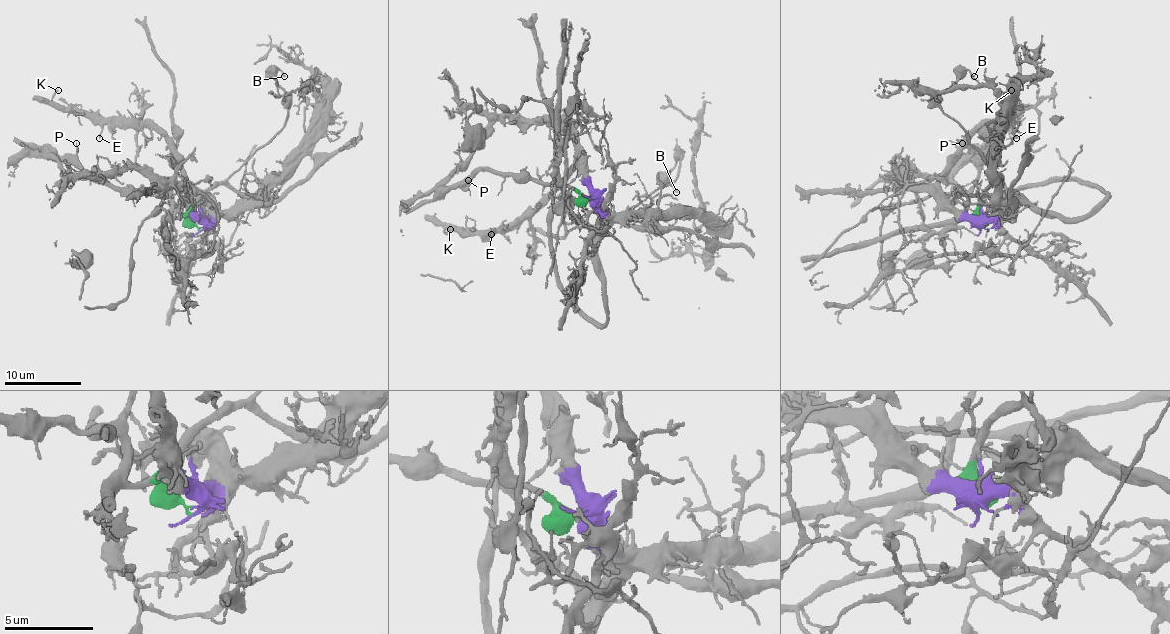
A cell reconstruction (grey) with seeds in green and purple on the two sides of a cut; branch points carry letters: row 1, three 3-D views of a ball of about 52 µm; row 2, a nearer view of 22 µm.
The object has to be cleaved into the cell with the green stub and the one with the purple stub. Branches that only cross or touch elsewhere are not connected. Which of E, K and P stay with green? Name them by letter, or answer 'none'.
P

